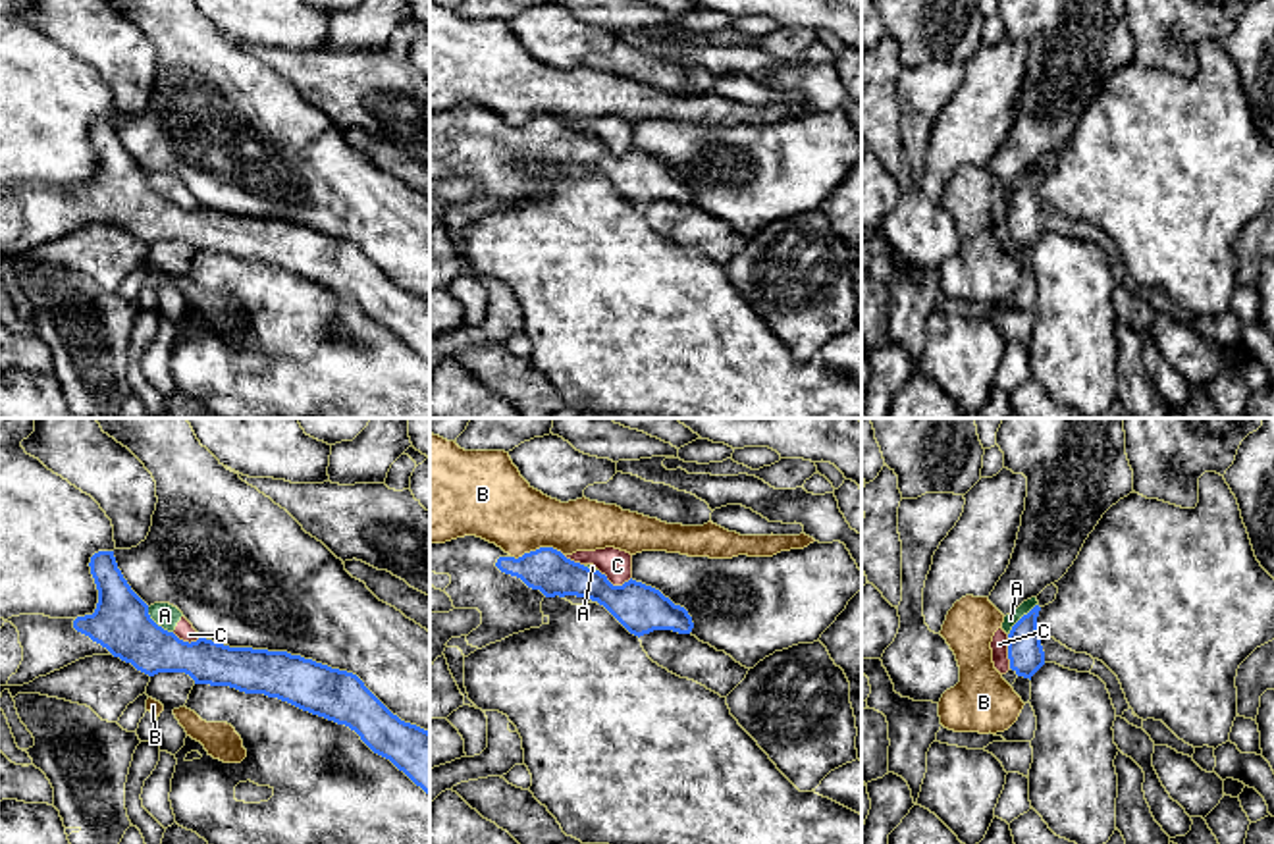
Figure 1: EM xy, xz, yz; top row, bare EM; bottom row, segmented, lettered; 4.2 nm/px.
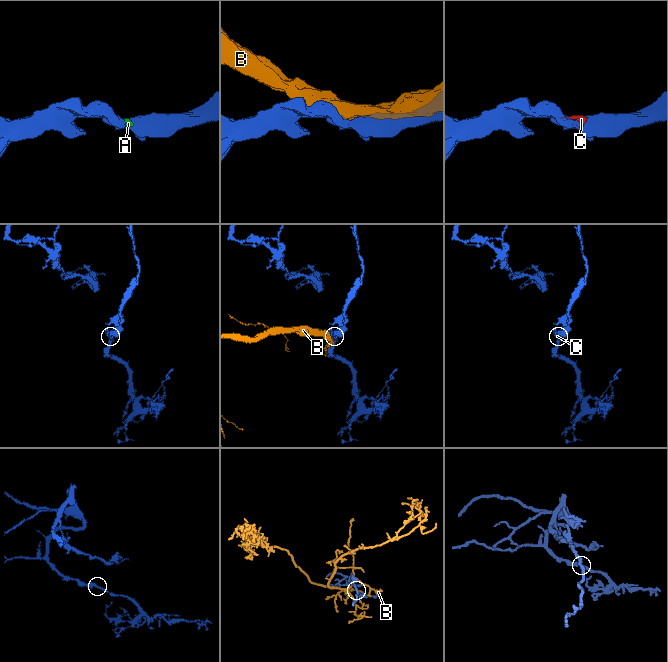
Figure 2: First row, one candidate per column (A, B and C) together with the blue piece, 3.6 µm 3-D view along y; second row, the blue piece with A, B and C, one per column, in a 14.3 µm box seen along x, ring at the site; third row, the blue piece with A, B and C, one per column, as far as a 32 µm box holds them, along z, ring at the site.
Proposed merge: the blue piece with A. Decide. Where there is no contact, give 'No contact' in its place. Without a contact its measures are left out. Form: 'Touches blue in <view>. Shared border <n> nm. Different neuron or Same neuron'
Touches blue in yz. Shared border 180 nm. Different neuron

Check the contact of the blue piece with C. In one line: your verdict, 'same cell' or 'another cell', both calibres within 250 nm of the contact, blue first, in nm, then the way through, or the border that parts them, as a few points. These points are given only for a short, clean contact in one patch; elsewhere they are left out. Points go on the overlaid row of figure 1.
another cell; calibres 200 and 130 nm

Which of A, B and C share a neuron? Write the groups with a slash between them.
A C / B

